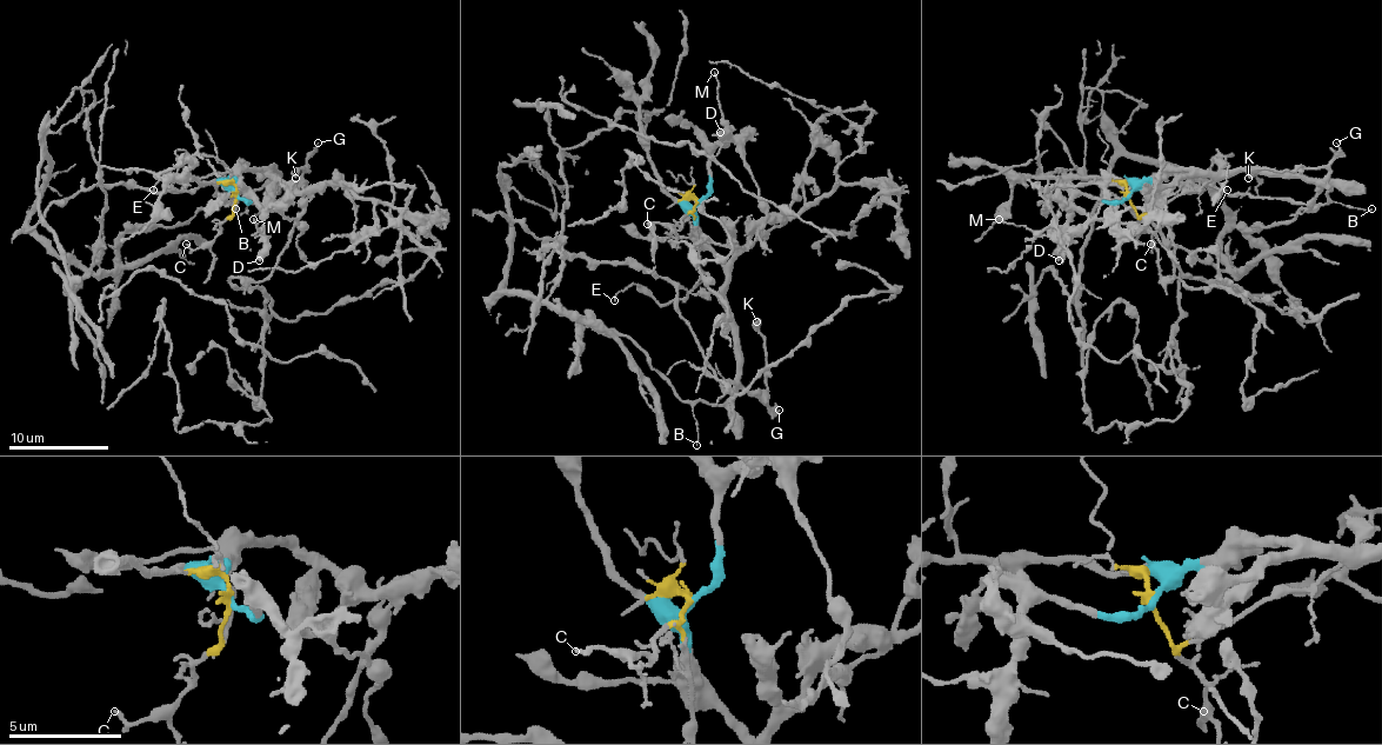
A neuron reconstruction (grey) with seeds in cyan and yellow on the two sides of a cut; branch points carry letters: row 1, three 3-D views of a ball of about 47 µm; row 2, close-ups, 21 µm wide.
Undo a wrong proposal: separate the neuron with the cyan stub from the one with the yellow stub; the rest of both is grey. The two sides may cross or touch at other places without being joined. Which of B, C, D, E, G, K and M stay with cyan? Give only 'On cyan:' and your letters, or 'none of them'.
On cyan: B, D, M

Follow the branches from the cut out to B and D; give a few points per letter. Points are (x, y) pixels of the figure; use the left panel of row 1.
B: (238, 195), (235, 180), (245, 171), (267, 171), (275, 175), (260, 188), (242, 191), (232, 200), (235, 208)
D: (238, 195), (247, 200), (249, 195), (255, 200), (262, 238), (260, 261)

